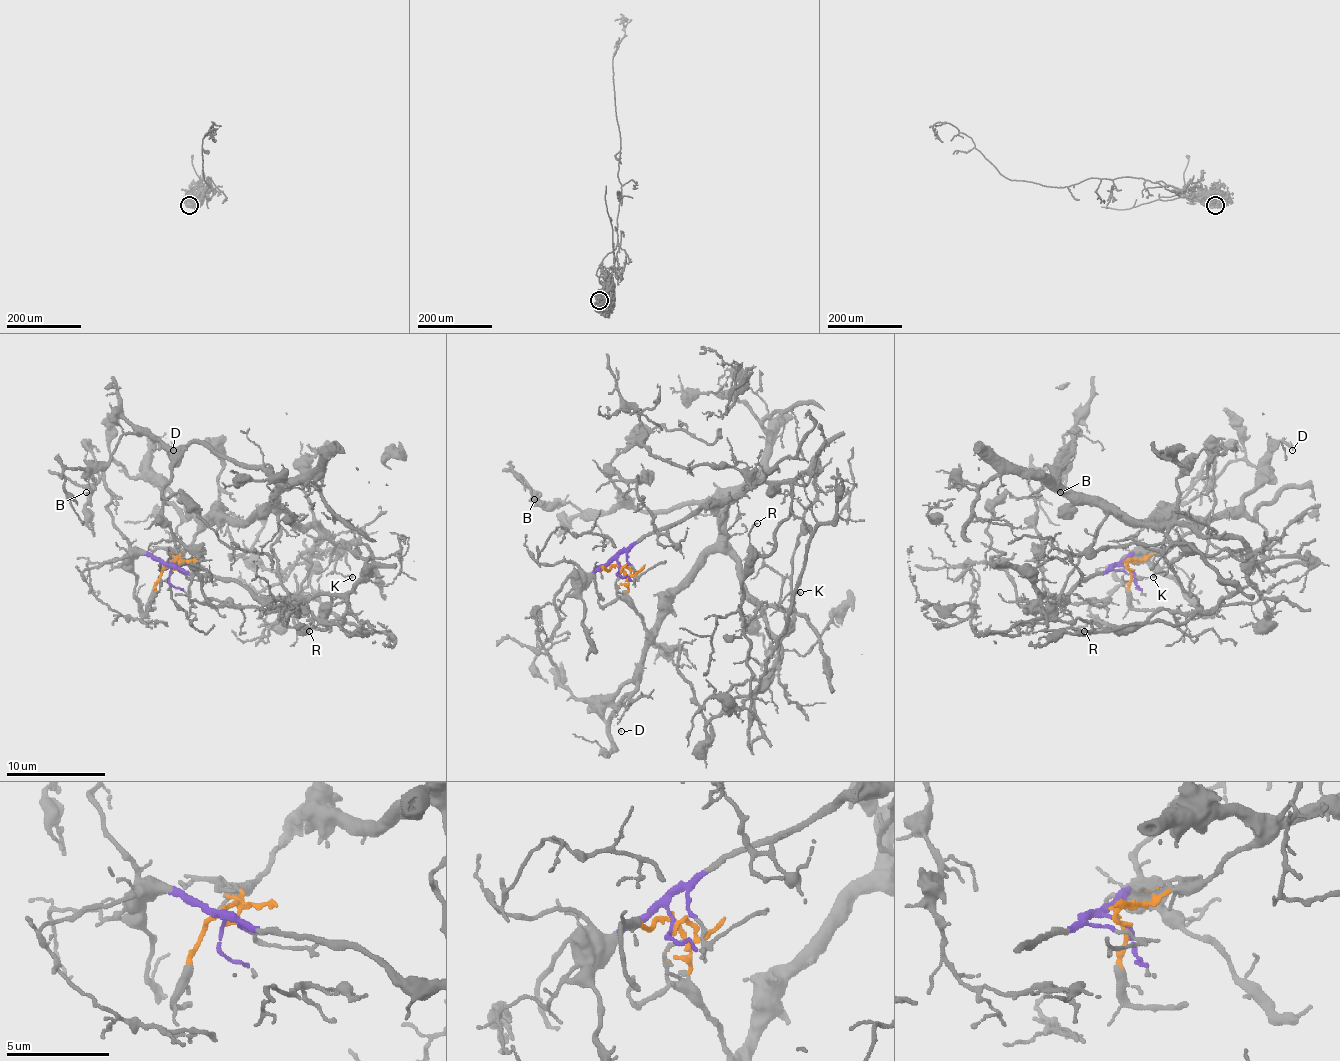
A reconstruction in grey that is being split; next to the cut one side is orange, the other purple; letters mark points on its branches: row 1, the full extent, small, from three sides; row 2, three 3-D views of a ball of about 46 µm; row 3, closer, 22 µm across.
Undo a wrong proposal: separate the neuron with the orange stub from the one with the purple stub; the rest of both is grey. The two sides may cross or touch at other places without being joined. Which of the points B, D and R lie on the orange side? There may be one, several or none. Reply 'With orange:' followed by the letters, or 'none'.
With orange: B, D

